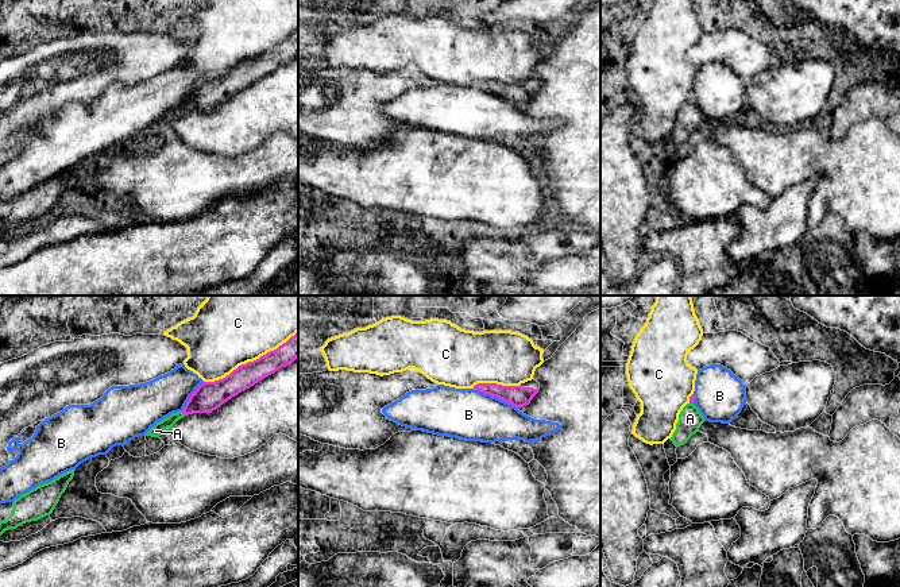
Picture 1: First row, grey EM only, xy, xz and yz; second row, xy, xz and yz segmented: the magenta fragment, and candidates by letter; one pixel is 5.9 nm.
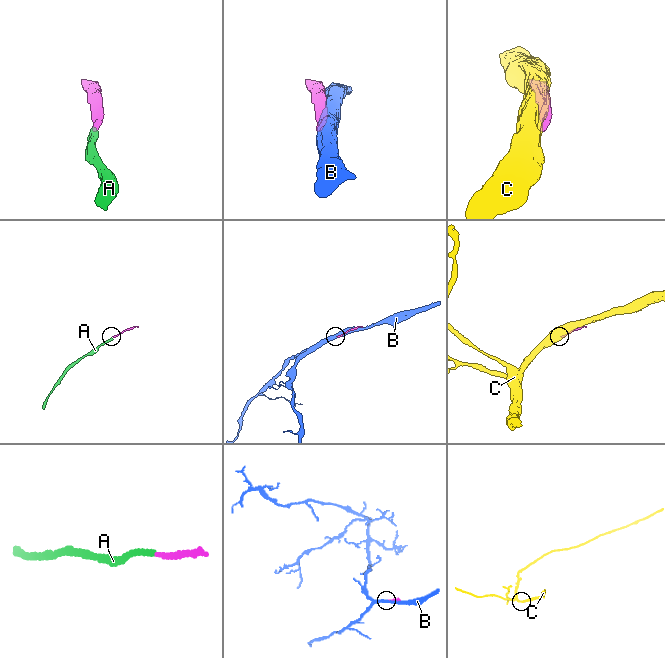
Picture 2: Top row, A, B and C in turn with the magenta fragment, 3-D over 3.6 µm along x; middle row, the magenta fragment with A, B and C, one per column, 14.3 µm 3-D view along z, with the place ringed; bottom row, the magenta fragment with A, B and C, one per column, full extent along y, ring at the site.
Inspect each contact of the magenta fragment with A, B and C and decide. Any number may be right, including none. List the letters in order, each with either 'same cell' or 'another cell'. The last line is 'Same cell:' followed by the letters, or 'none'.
A: same cell
B: another cell
C: another cell
Same cell: A

